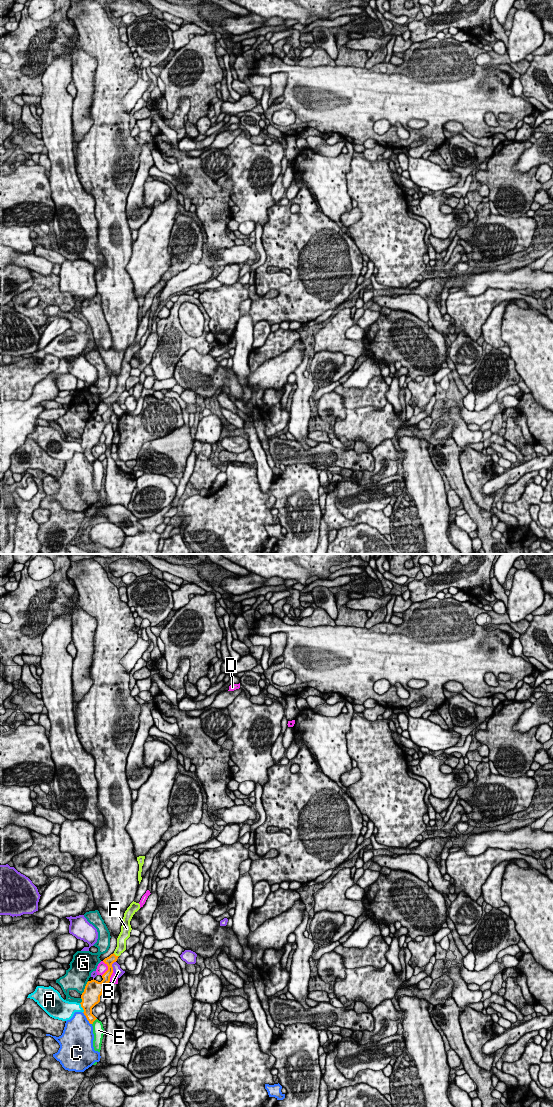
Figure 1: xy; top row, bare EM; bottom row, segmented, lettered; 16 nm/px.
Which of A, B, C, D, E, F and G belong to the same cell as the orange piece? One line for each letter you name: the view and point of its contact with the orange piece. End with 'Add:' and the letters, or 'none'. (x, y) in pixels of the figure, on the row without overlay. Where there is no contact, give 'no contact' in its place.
F: xy (115, 395)
Add: F

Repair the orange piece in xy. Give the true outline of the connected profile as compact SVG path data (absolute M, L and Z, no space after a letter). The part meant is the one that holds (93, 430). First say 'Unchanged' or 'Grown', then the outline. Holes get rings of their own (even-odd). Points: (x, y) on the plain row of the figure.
Grown. M132 342L124 353L121 372L117 378L117 387L113 394L105 398L103 402L108 406L108 410L102 415L103 420L98 422L96 420L88 421L84 432L81 435L81 447L84 450L84 455L90 464L97 459L92 454L92 448L100 442L100 436L103 433L105 426L110 422L110 417L113 413L112 404L117 401L118 397L126 390L126 380L130 377L132 370L130 361L133 355L140 349L140 344Z

